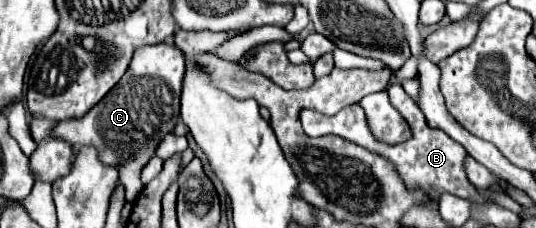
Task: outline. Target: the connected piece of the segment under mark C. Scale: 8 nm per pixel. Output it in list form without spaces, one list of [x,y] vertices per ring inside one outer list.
[[[159,43],[159,45],[145,45],[139,47],[133,55],[133,61],[121,81],[105,95],[97,107],[93,107],[83,119],[69,119],[61,121],[59,127],[55,127],[55,135],[63,135],[73,145],[91,145],[99,151],[99,161],[119,167],[119,181],[125,185],[125,197],[127,201],[135,201],[137,195],[143,189],[143,183],[139,179],[141,169],[147,165],[147,161],[153,157],[155,147],[161,143],[161,139],[171,133],[179,119],[179,97],[181,97],[181,83],[185,75],[185,59],[183,53],[171,45],[171,43]]]

